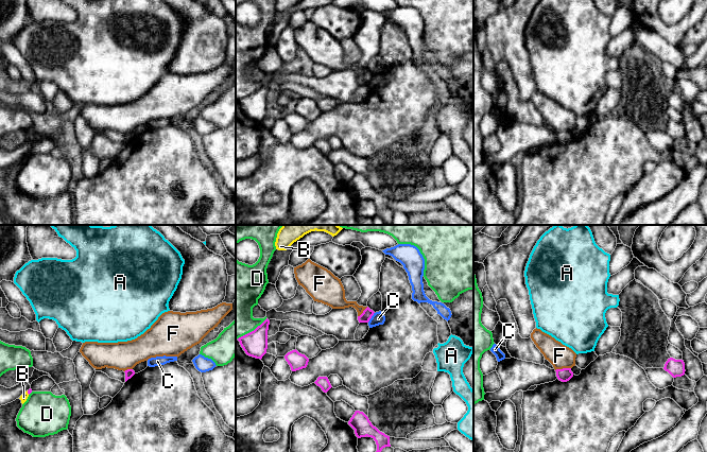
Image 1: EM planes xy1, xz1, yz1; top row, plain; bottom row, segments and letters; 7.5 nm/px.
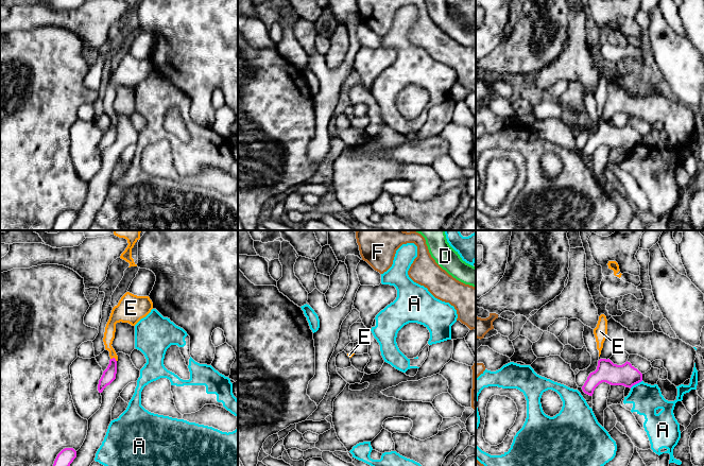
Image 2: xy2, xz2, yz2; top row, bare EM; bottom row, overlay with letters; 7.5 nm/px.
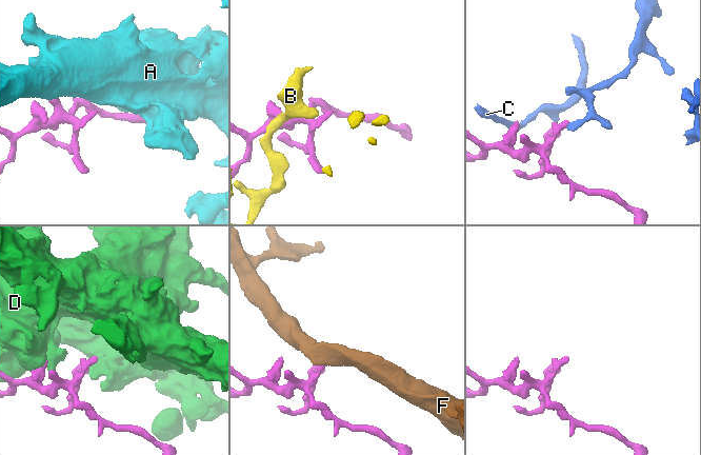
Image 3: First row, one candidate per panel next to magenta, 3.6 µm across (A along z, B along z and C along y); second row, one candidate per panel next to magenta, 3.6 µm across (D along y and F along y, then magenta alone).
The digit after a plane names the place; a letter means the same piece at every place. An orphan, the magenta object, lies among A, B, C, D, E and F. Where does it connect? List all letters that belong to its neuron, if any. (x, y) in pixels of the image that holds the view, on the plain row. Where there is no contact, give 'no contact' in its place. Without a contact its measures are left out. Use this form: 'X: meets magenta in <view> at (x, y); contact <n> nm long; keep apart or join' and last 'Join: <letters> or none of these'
A: meets magenta in yz2 at (635, 145); contact 110 nm long; keep apart
B: meets magenta in xy1 at (28, 155); contact 40 nm long; keep apart
C: meets magenta in xz1 at (371, 80); contact 90 nm long; keep apart
D: meets magenta in xz1 at (252, 93); contact 280 nm long; keep apart
E: meets magenta in xy2 at (114, 120); contact 50 nm long; join
F: meets magenta in yz1 at (563, 131); contact 120 nm long; keep apart
Join: E

